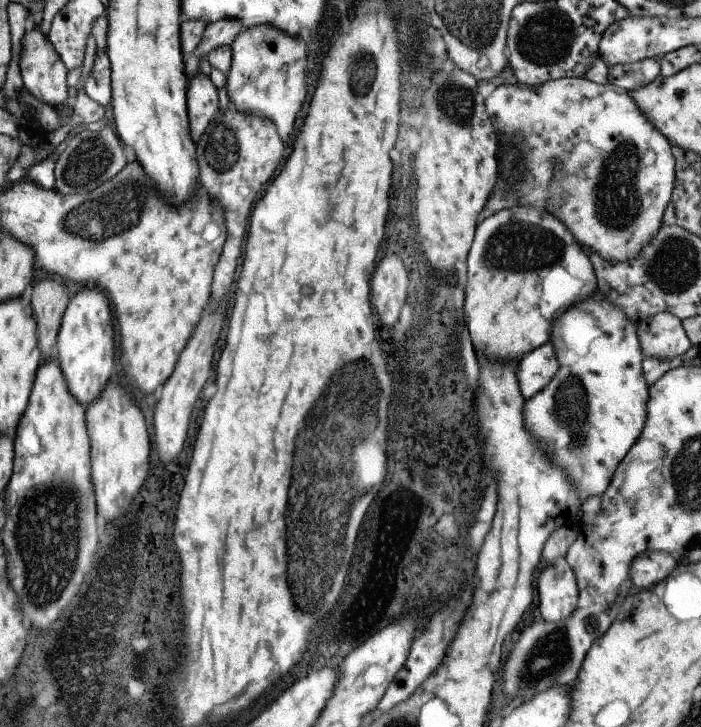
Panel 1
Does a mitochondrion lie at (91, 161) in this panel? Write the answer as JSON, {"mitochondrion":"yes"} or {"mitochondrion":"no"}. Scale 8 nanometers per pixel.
{"mitochondrion":"yes"}

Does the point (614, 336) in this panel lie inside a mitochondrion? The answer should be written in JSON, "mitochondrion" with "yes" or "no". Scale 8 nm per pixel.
{"mitochondrion":"no"}

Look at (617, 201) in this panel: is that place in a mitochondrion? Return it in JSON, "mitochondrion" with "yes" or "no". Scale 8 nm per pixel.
{"mitochondrion":"yes"}

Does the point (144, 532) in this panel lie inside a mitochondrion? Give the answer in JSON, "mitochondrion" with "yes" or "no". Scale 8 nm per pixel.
{"mitochondrion":"no"}

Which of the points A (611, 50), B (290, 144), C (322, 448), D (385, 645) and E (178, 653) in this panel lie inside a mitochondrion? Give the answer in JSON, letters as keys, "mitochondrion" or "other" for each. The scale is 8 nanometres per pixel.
{"A":"other","B":"other","C":"mitochondrion","D":"other","E":"other"}

